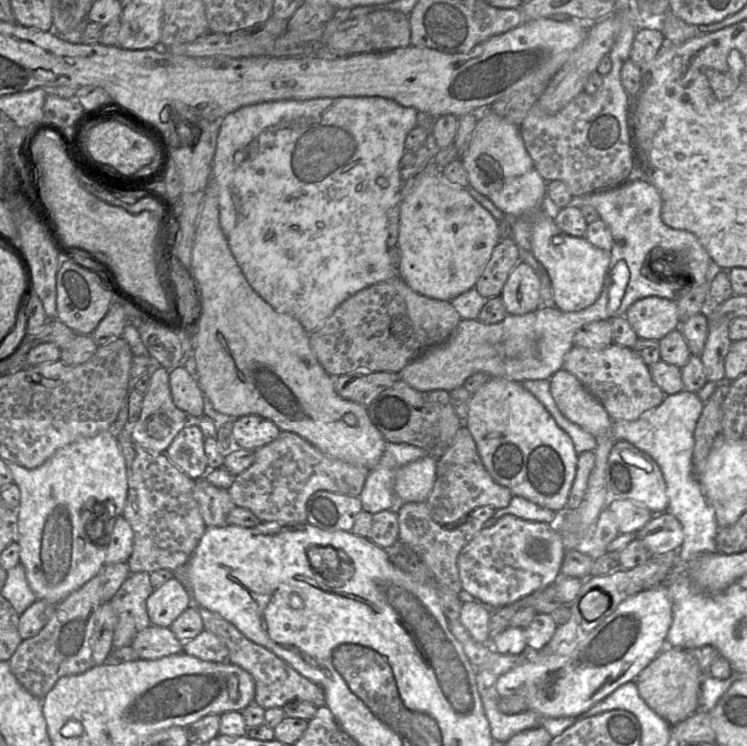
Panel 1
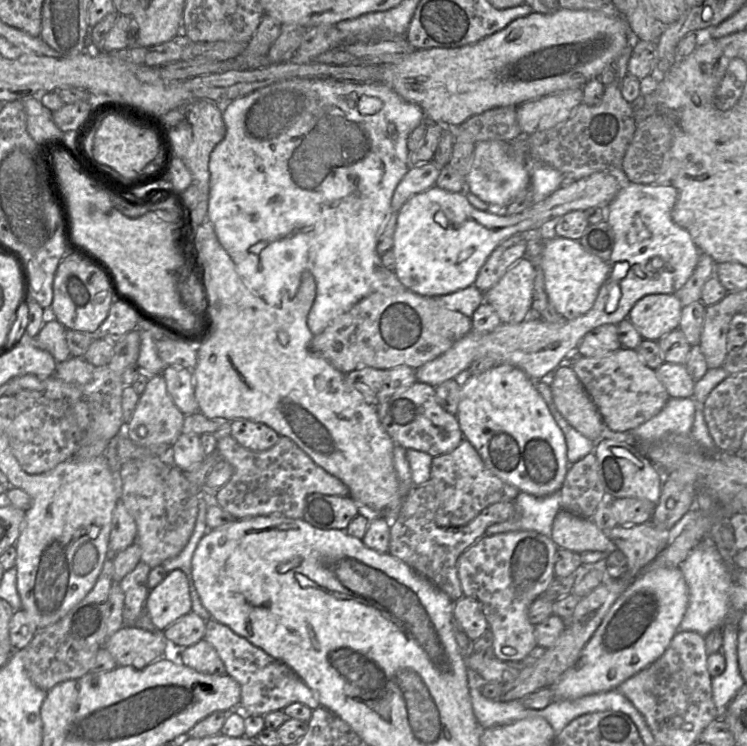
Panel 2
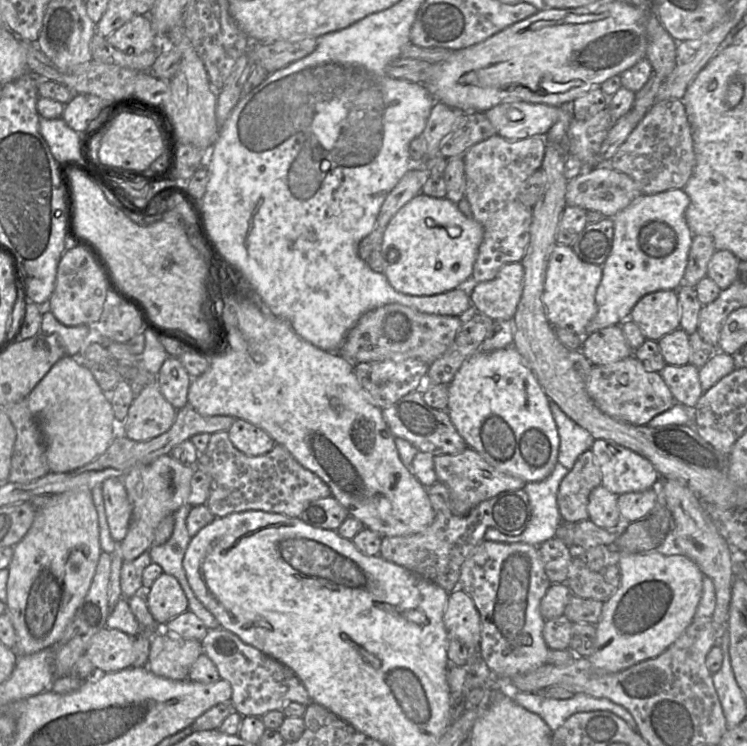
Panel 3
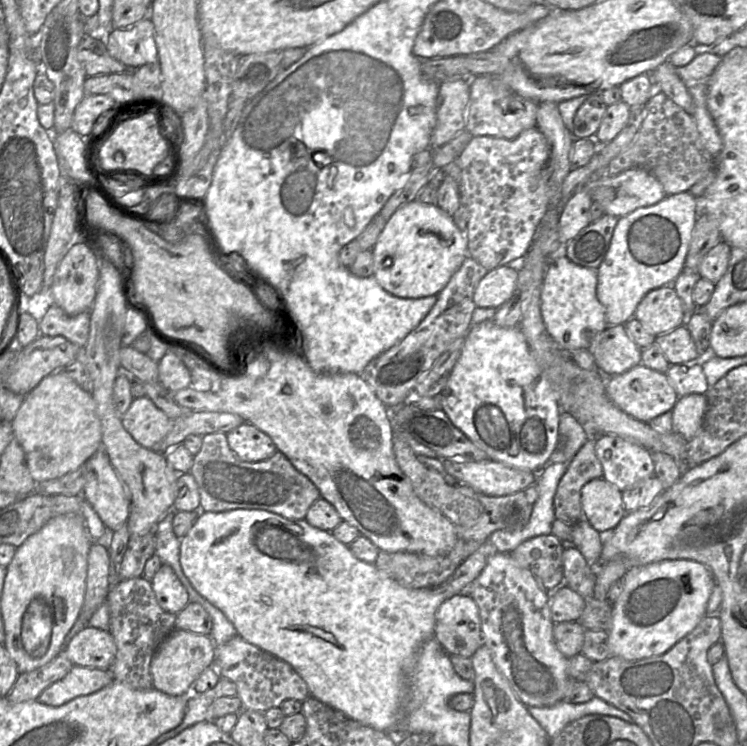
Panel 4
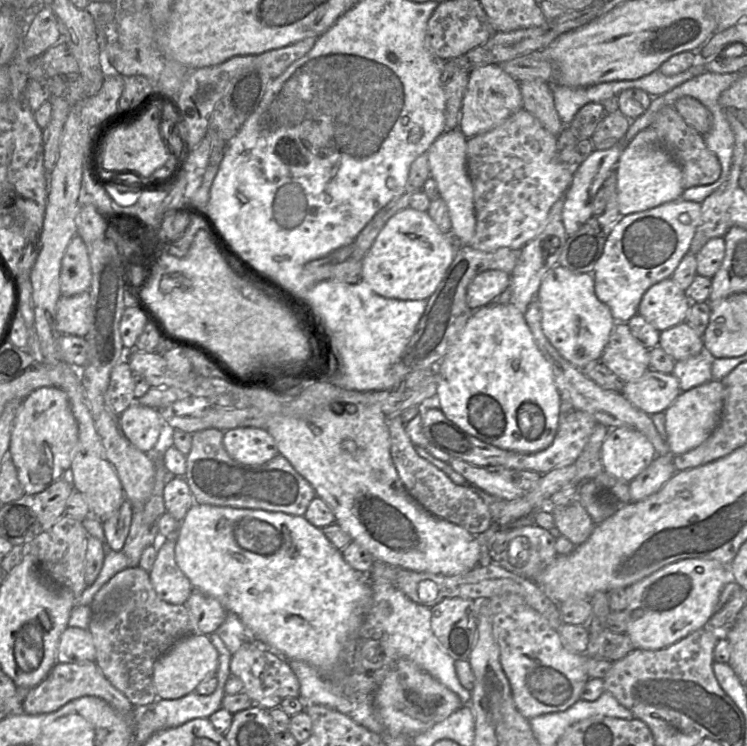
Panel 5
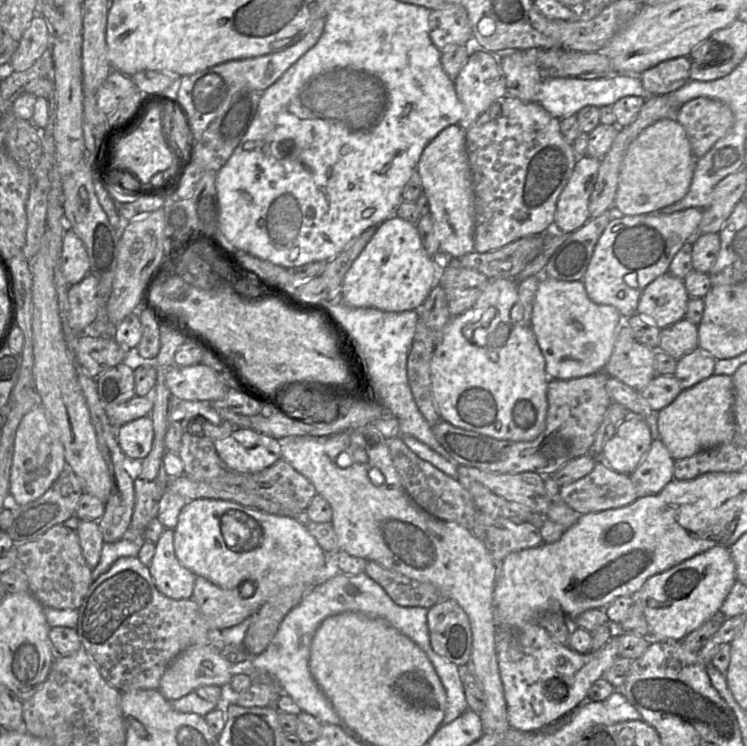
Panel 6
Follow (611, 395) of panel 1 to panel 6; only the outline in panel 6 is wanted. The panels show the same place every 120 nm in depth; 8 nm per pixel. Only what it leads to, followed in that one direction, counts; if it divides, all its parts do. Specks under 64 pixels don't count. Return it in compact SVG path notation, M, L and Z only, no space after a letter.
M656 374L648 385L640 391L653 412L658 412L668 406L683 388L674 375Z

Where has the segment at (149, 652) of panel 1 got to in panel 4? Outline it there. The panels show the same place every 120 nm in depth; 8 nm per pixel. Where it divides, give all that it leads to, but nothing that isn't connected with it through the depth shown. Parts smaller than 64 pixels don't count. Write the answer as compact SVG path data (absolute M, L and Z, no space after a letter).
M86 626L72 637L64 652L73 665L108 670L115 660L117 646L108 631Z

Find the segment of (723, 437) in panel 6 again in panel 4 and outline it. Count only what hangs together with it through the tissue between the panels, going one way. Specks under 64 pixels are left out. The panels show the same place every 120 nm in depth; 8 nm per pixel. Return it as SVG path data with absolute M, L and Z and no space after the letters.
M692 393L677 399L672 408L672 431L682 435L687 441L701 428L706 411L706 395Z

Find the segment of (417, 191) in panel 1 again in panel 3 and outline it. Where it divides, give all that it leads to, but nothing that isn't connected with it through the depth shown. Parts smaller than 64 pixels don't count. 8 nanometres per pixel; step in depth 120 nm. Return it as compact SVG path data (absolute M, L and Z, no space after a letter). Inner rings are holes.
M608 164L584 169L577 177L569 180L565 198L567 206L599 211L603 217L613 218L640 194L642 194L640 188L632 178L616 171ZM419 193L400 208L384 231L380 246L381 254L388 263L391 249L395 250L397 257L396 262L387 264L384 275L396 291L407 295L429 296L453 290L472 279L473 266L482 240L482 225L464 216L457 204L447 198L434 198Z

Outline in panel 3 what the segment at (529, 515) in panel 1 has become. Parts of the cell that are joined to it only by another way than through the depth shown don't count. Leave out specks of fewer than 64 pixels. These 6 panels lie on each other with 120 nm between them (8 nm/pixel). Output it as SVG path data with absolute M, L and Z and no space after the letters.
M557 463L552 473L542 481L526 483L531 517L525 530L518 536L508 536L495 528L488 528L484 539L499 543L526 543L539 546L556 537L562 518L557 504L557 493L568 469Z

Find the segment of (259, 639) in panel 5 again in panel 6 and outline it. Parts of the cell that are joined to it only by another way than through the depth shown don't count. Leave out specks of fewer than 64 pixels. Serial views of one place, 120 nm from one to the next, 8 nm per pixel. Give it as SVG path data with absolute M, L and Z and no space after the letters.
M207 498L187 501L173 531L175 555L185 568L220 588L237 588L243 598L259 591L262 605L283 588L298 583L316 586L316 575L326 564L326 553L306 529L304 519L269 514L234 501Z

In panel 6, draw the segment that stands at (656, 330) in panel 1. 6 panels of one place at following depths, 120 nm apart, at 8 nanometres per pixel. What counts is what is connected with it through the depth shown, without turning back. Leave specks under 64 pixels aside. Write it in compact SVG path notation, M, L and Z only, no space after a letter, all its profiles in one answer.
M668 271L645 287L637 313L662 329L685 318L689 299L684 281Z

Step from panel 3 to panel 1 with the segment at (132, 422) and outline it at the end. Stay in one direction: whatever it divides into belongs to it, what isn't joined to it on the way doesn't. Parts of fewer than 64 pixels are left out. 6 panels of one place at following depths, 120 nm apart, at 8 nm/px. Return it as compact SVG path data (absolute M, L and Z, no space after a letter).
M155 365L151 370L150 383L143 395L142 409L136 423L130 424L132 438L145 450L165 453L176 435L186 426L186 412L178 408L172 399L169 370Z

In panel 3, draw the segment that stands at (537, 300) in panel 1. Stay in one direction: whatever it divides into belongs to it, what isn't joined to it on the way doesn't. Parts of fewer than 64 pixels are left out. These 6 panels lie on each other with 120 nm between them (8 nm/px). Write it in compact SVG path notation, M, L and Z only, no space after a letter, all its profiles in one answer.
M520 261L502 266L491 280L473 284L470 299L474 311L492 320L512 320L521 298L523 278Z

